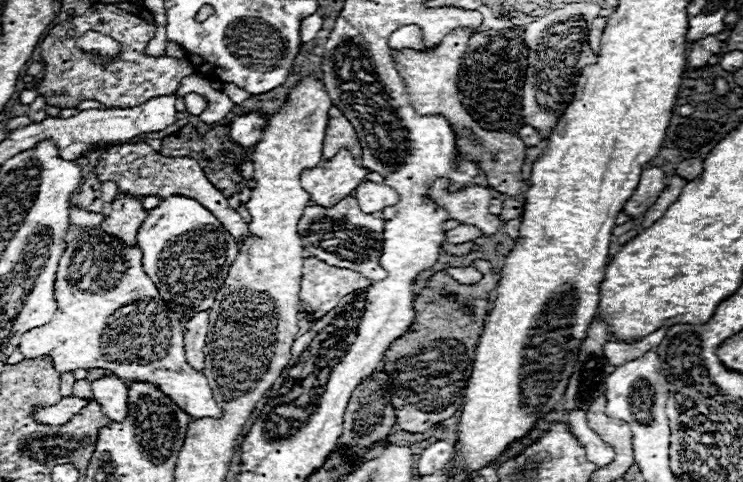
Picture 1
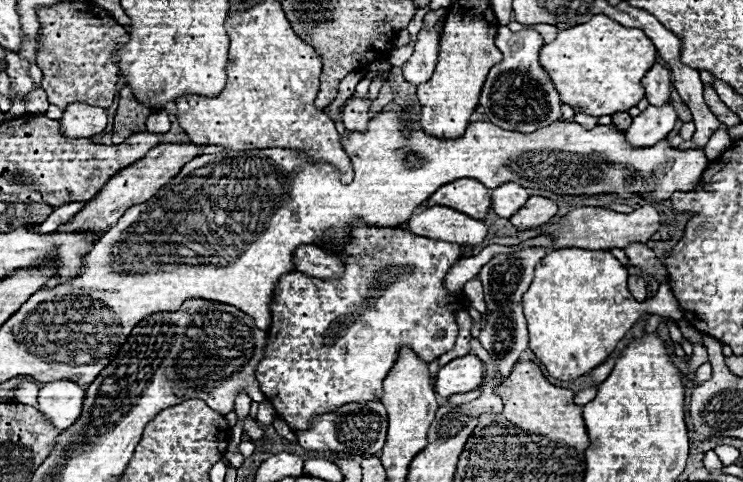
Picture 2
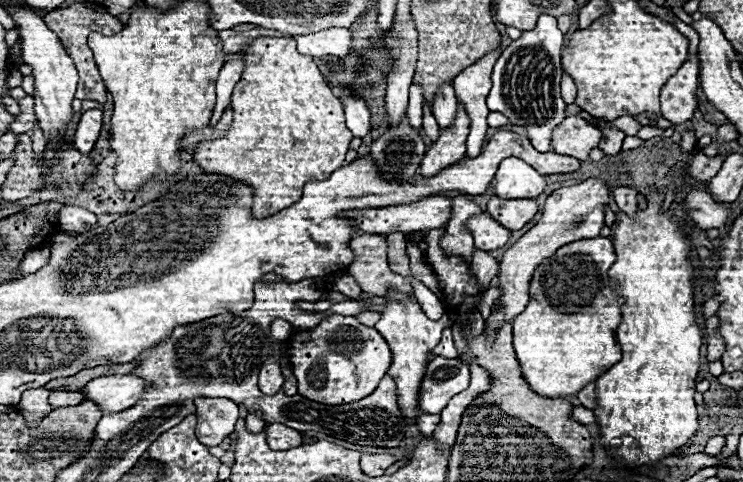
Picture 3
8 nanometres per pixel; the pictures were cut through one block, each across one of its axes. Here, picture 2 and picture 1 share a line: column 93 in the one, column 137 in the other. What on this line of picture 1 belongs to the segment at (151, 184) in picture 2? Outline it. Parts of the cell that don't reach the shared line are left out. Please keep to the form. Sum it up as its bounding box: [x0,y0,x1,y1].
[100,194,148,246]

